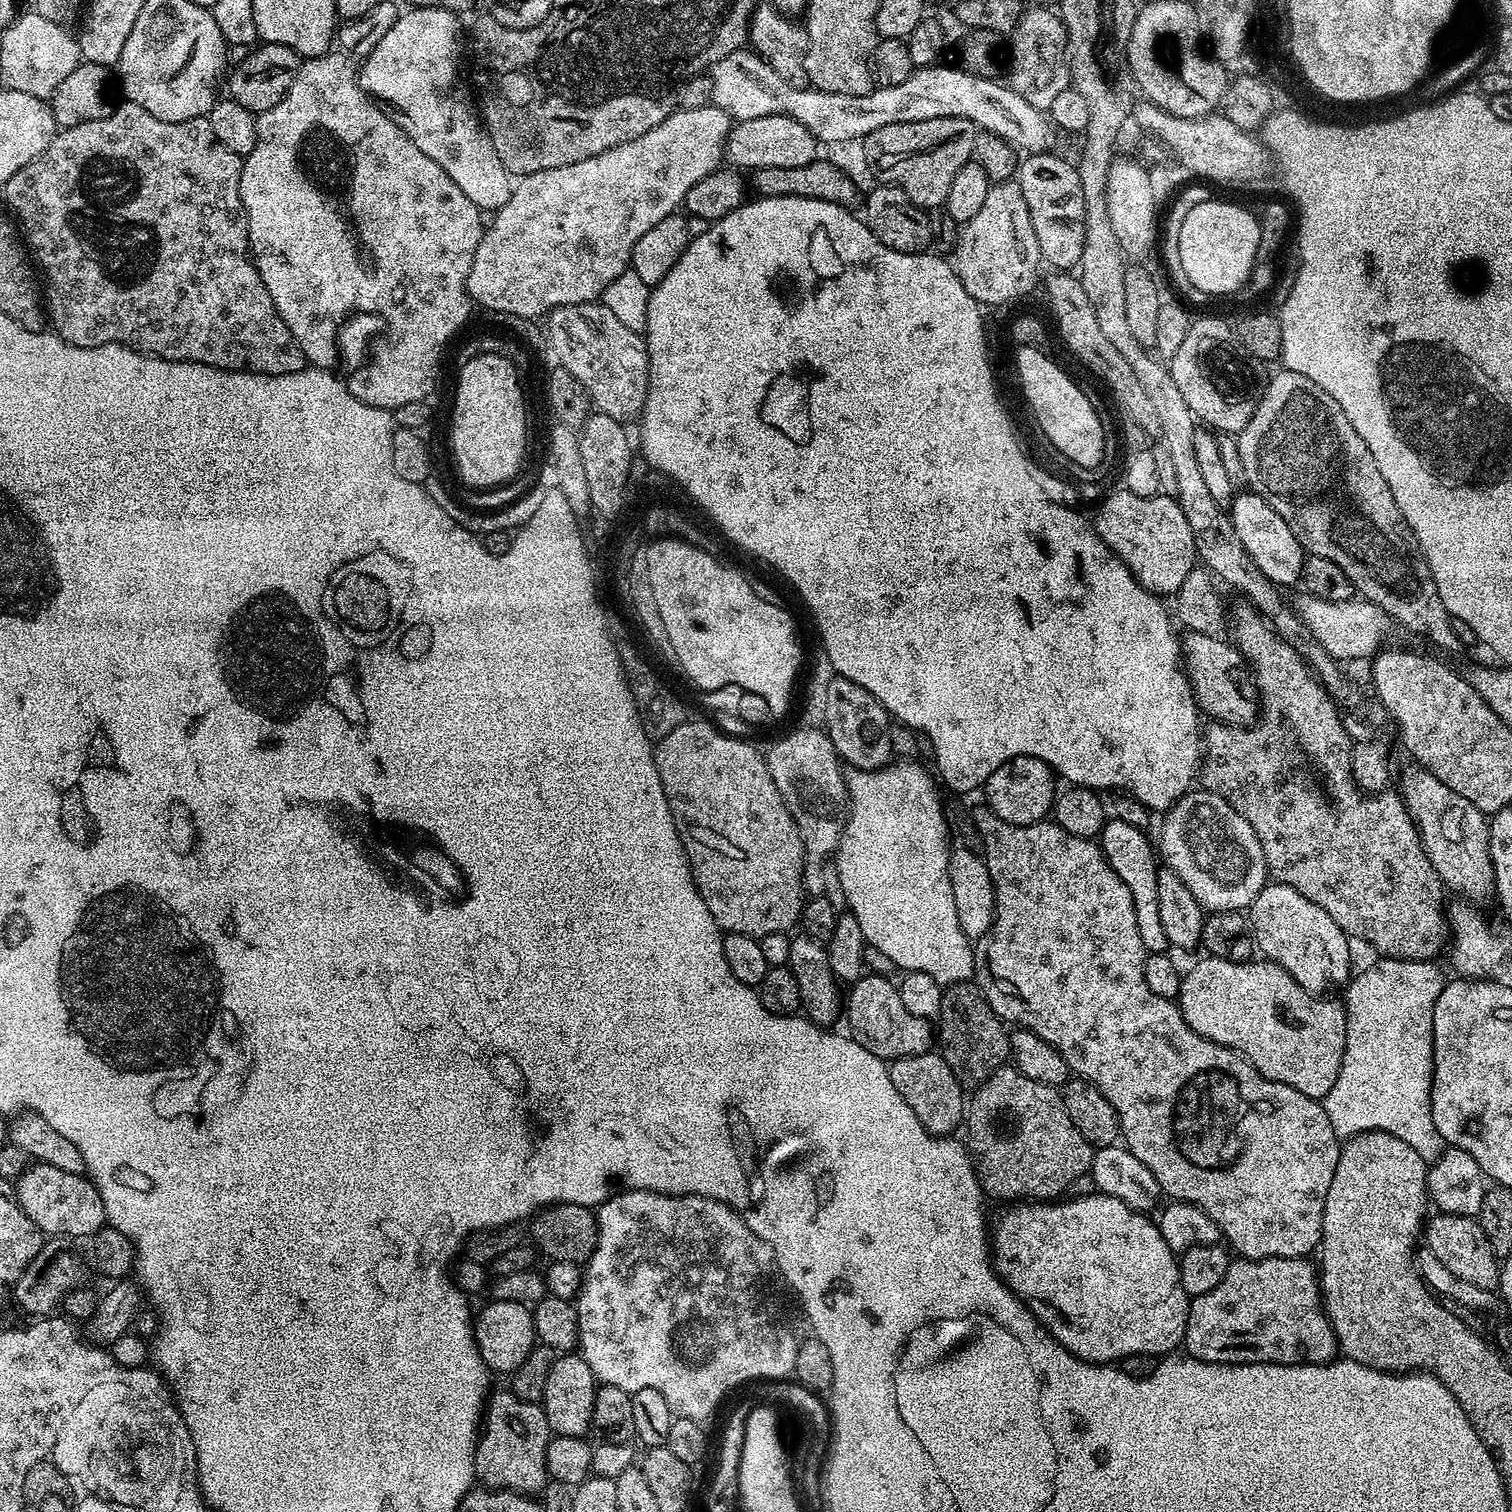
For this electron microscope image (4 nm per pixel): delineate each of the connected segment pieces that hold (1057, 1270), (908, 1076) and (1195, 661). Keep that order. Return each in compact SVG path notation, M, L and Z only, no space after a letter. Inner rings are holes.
M1093 1191L1090 1196L1060 1198L1055 1202L1016 1202L1005 1208L1008 1209L994 1220L994 1227L990 1232L990 1248L994 1253L996 1272L1011 1292L1028 1305L1028 1309L1036 1315L1041 1326L1063 1348L1070 1350L1078 1359L1091 1364L1112 1364L1124 1361L1130 1354L1143 1352L1149 1352L1151 1356L1160 1358L1165 1354L1175 1353L1181 1347L1184 1331L1188 1325L1190 1298L1186 1290L1182 1290L1177 1257L1170 1250L1170 1246L1166 1246L1166 1238L1162 1238L1159 1223L1151 1215L1136 1212L1126 1202L1098 1191Z
M939 1051L919 1052L916 1056L899 1056L888 1064L890 1082L906 1098L910 1110L918 1114L922 1126L934 1136L955 1133L955 1128L966 1120L966 1092L954 1070Z
M1188 632L1182 640L1182 656L1186 661L1188 681L1191 682L1196 694L1196 703L1205 717L1213 716L1213 721L1221 724L1231 724L1237 728L1247 728L1256 723L1258 713L1261 711L1260 702L1252 669L1244 659L1235 643L1229 642L1220 636L1207 636L1201 632Z

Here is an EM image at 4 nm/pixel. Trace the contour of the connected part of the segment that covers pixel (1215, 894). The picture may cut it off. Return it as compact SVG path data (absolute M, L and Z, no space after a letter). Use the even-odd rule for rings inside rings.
M1207 790L1196 791L1189 791L1165 813L1160 844L1158 840L1159 853L1165 865L1182 878L1183 884L1189 887L1205 911L1245 911L1268 882L1265 852L1262 850L1261 842L1254 833L1253 824L1246 821L1246 818L1234 810L1225 799Z

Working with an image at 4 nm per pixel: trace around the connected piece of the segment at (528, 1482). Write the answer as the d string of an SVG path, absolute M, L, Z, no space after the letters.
M510 1390L495 1392L487 1397L482 1413L482 1427L476 1441L475 1479L486 1488L540 1494L550 1480L546 1470L550 1429L543 1407L518 1398Z

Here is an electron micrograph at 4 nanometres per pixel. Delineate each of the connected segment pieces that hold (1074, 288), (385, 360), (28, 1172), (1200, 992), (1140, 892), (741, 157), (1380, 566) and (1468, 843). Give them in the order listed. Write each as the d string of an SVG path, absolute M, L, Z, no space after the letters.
M1052 274L1048 280L1048 300L1052 303L1052 312L1056 315L1056 328L1064 339L1064 344L1097 376L1103 387L1110 393L1115 406L1121 413L1128 412L1129 421L1138 422L1149 438L1160 436L1158 414L1154 414L1154 402L1146 395L1142 382L1138 382L1138 374L1130 362L1114 346L1106 334L1098 326L1096 308L1090 306L1090 298L1086 298L1086 290L1082 290L1079 279L1072 274Z
M334 50L320 56L307 57L296 70L288 95L282 98L282 102L257 115L256 145L248 156L243 157L243 162L240 197L248 223L248 247L252 263L256 265L266 290L270 290L270 298L282 322L286 322L290 334L294 334L298 346L303 350L305 361L317 368L335 369L336 359L342 356L345 346L344 325L347 324L348 317L358 312L378 314L378 318L382 318L382 330L368 346L369 360L358 365L346 376L348 392L354 394L356 400L366 402L369 408L395 410L406 406L406 402L427 401L428 395L436 388L436 371L440 368L440 355L443 354L448 339L467 322L468 315L474 311L468 295L468 275L474 262L474 250L478 250L478 242L486 227L485 221L480 221L482 209L474 206L474 202L470 202L470 198L466 198L466 194L458 190L450 174L446 174L446 170L442 170L442 166L438 166L434 158L426 158L426 154L422 154L415 142L397 126L395 119L364 91L353 59Z
M36 1162L29 1166L16 1180L14 1199L26 1214L26 1218L30 1218L30 1222L34 1222L34 1226L38 1226L41 1232L52 1238L73 1238L72 1236L90 1238L106 1224L102 1198L87 1175L66 1174L66 1170L58 1170L49 1164Z
M1211 954L1205 955L1203 958L1205 960L1198 961L1188 973L1187 971L1183 973L1180 982L1178 995L1180 1013L1190 1026L1190 1030L1194 1030L1194 1034L1202 1034L1202 1038L1206 1038L1210 1042L1218 1042L1222 1046L1239 1052L1266 1078L1270 1078L1274 1082L1282 1082L1286 1086L1294 1086L1298 1090L1302 1090L1302 1094L1323 1101L1324 1096L1330 1094L1330 1086L1334 1086L1334 1078L1338 1078L1338 1070L1342 1066L1342 1054L1346 1050L1346 1010L1343 1003L1339 999L1327 1000L1329 997L1324 994L1307 992L1302 986L1298 986L1298 982L1294 982L1294 978L1290 978L1290 974L1286 974L1286 970L1282 970L1282 966L1278 966L1273 960L1263 958L1229 960L1225 955L1213 956Z
M1109 819L1099 834L1098 843L1114 874L1126 882L1126 890L1130 890L1134 898L1134 918L1138 922L1138 938L1142 938L1145 953L1167 953L1170 945L1158 911L1158 852L1153 841L1152 844L1148 841L1148 836L1147 831L1129 822Z
M767 116L766 118L750 118L739 121L728 133L728 141L724 144L724 155L727 163L736 170L755 170L766 166L806 166L817 159L818 141L816 137L789 116Z
M1287 370L1279 371L1273 376L1271 373L1250 422L1246 422L1246 426L1236 436L1238 454L1242 458L1242 470L1246 470L1248 479L1247 487L1262 498L1266 498L1266 502L1270 502L1270 506L1274 506L1274 510L1278 510L1278 514L1282 514L1282 518L1286 518L1286 522L1294 530L1298 542L1304 547L1305 553L1321 556L1334 562L1346 574L1346 577L1350 578L1355 591L1363 599L1369 600L1371 604L1377 604L1395 623L1397 620L1402 627L1409 628L1414 635L1429 640L1433 644L1433 646L1431 645L1433 649L1442 648L1446 652L1461 651L1462 645L1458 634L1454 634L1453 619L1442 606L1442 598L1438 598L1438 586L1434 586L1430 566L1426 566L1426 558L1420 553L1420 547L1406 518L1402 518L1402 510L1398 510L1398 502L1394 502L1394 494L1390 494L1390 486L1386 486L1386 478L1382 478L1382 473L1378 471L1378 465L1374 462L1374 454L1370 454L1370 446L1366 446L1366 442L1362 442L1358 430L1354 430L1354 426L1350 426L1350 418L1346 418L1342 406L1338 406L1338 402L1334 402L1334 398L1330 398L1330 394L1326 394L1326 390L1322 390L1322 386L1310 382L1310 378L1306 378L1302 374L1294 374Z
M1408 762L1405 766L1398 791L1416 823L1416 829L1420 831L1422 846L1445 889L1452 891L1453 888L1458 895L1465 896L1460 898L1468 902L1480 902L1476 900L1491 897L1496 879L1488 845L1489 817L1480 812L1474 802L1466 802L1462 794L1450 790L1446 782L1438 782L1434 774L1415 762Z

